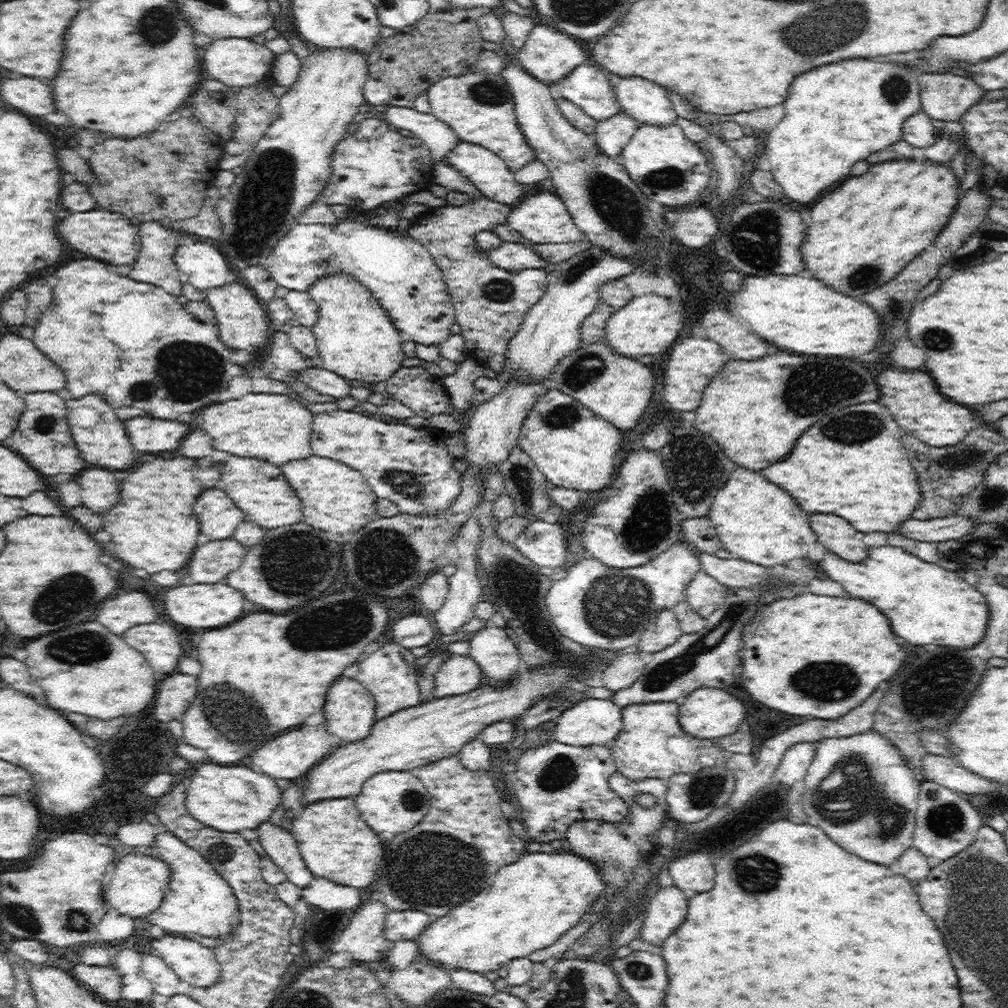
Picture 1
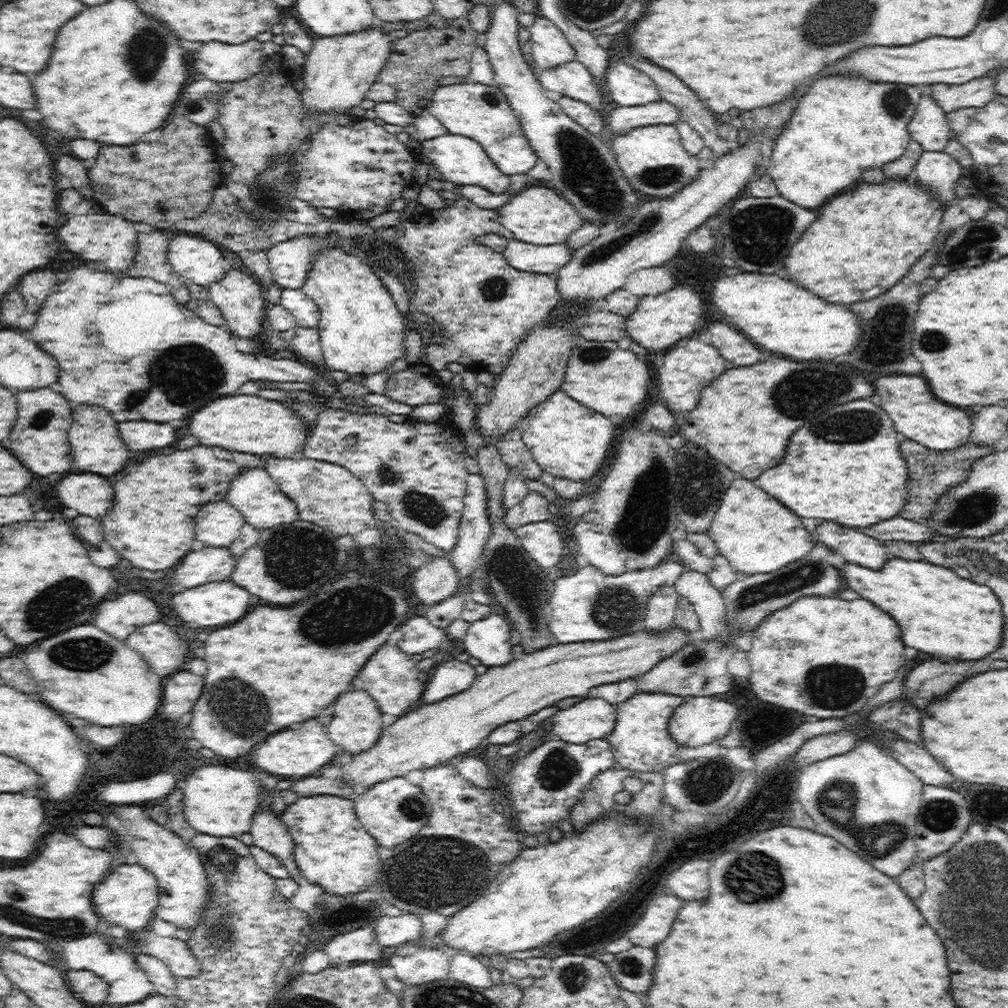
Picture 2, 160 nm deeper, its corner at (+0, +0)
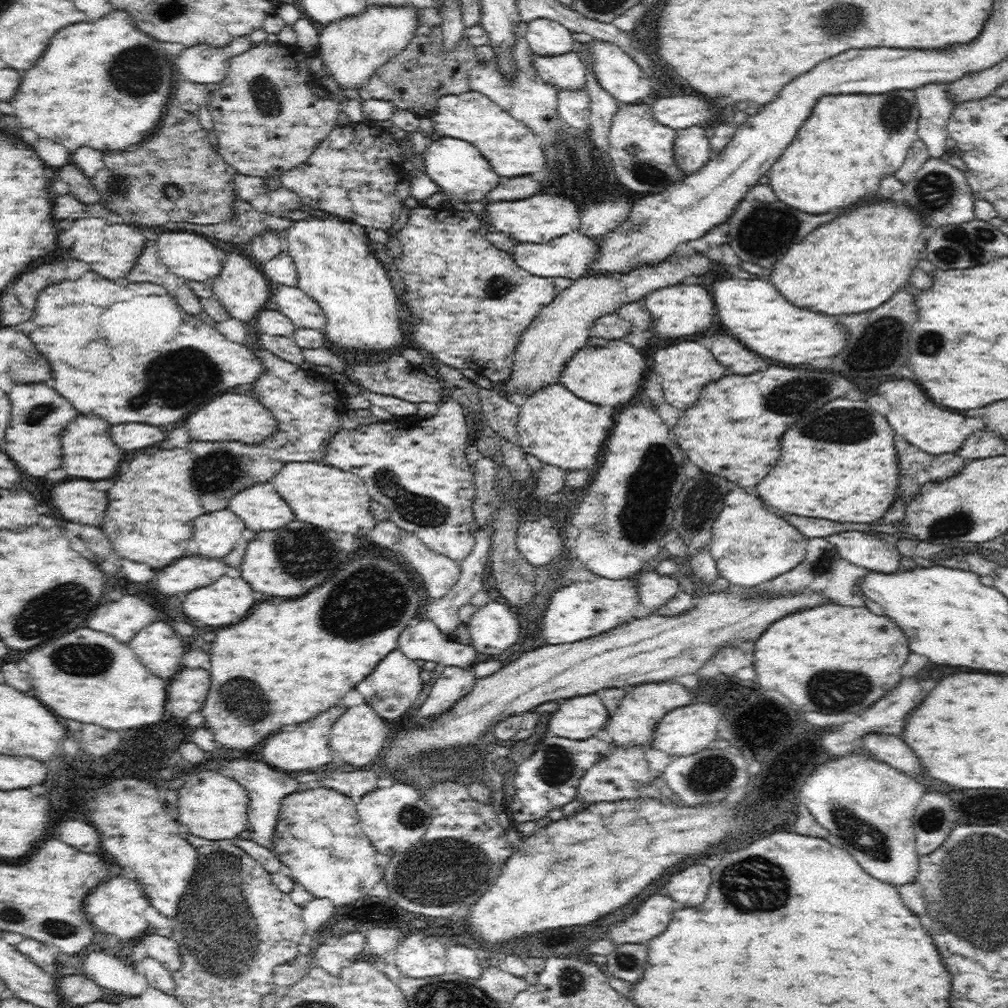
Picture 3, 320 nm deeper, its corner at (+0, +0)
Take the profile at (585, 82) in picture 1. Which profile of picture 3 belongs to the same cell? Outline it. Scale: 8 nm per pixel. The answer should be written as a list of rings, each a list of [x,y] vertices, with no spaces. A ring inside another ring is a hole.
[[[572,51],[560,56],[535,54],[532,65],[540,78],[558,90],[580,90],[585,87],[587,69],[583,61]]]

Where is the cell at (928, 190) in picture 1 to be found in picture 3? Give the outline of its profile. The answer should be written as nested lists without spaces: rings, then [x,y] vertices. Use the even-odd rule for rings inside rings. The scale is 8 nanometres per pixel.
[[[864,204],[816,228],[800,244],[794,244],[788,254],[784,254],[784,258],[776,262],[769,276],[772,276],[772,284],[776,290],[796,306],[828,316],[868,312],[888,302],[892,294],[908,282],[912,268],[916,268],[923,255],[920,252],[924,252],[927,247],[927,240],[922,237],[922,228],[925,226],[927,224],[906,204]]]

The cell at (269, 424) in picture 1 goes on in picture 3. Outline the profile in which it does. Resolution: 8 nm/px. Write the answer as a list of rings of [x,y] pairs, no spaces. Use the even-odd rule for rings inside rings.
[[[224,394],[212,400],[206,408],[198,410],[186,420],[190,440],[238,440],[252,444],[264,440],[276,430],[276,420],[258,400],[244,394]]]

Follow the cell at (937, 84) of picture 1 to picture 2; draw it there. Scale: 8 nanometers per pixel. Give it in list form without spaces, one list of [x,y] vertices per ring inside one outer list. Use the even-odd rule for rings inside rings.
[[[981,76],[969,80],[962,85],[934,84],[930,90],[934,101],[944,112],[952,112],[968,107],[980,108],[988,104],[996,95],[996,82],[994,76]]]

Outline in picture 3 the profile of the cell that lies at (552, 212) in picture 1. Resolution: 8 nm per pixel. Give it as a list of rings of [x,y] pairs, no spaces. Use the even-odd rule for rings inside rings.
[[[538,192],[530,198],[513,201],[498,201],[486,204],[489,224],[496,231],[511,235],[517,243],[544,244],[552,239],[579,230],[581,213],[575,203],[564,197],[562,193],[548,194]]]

